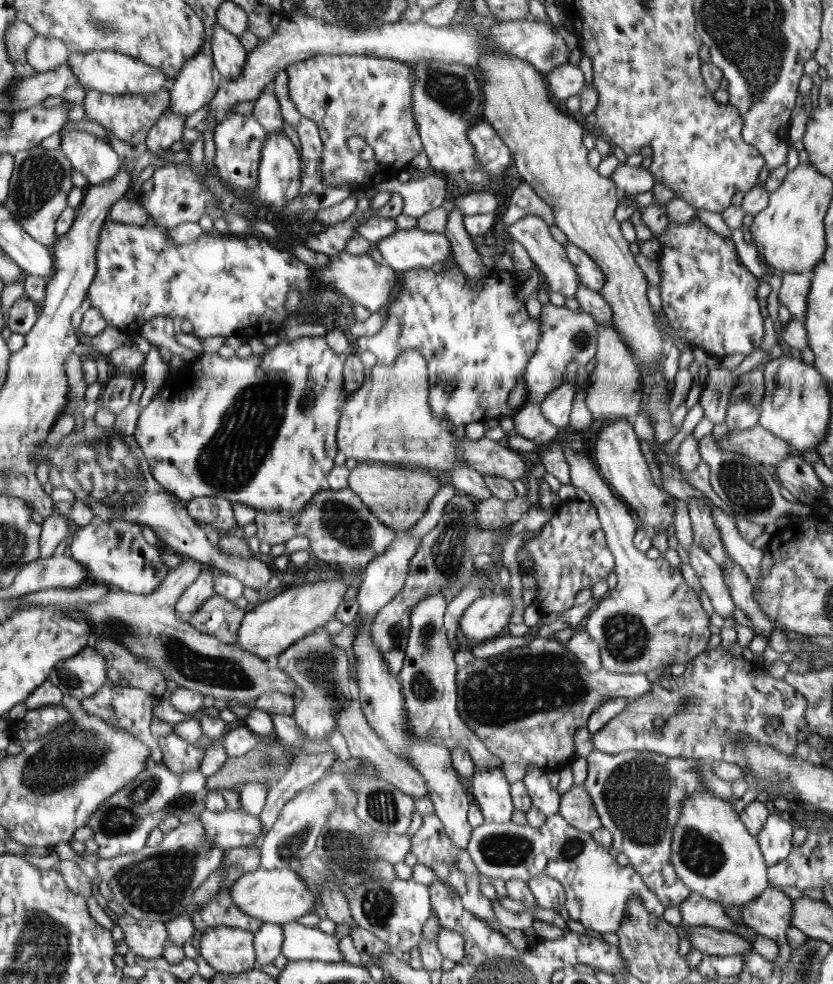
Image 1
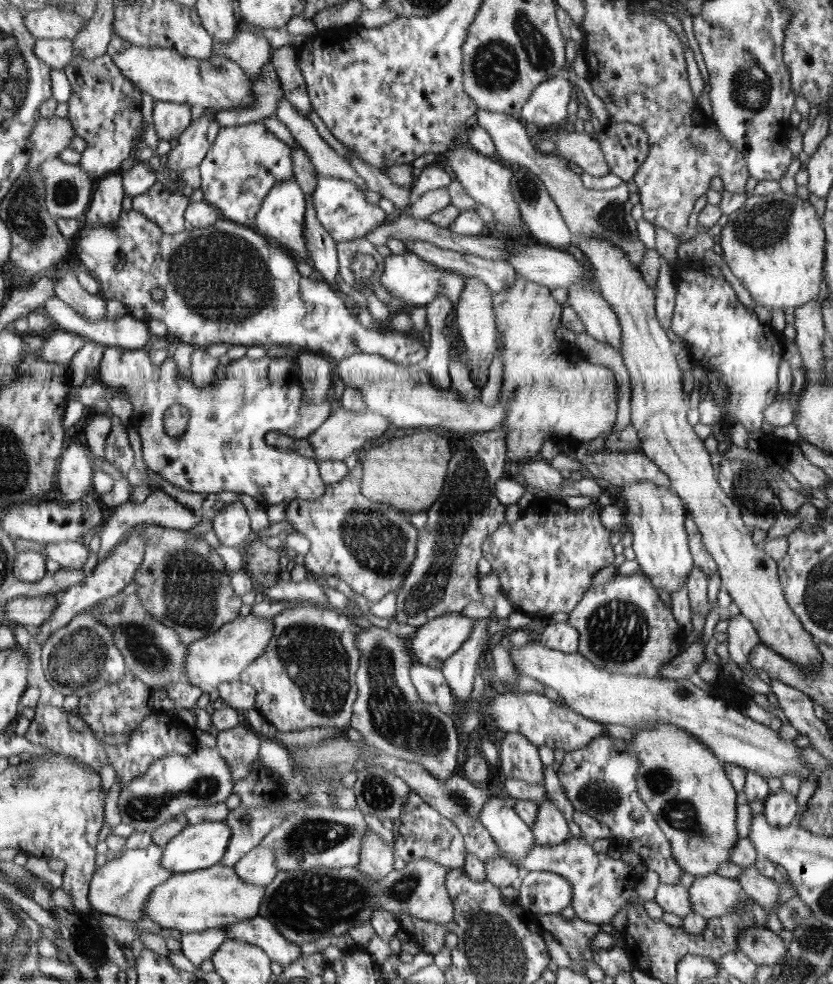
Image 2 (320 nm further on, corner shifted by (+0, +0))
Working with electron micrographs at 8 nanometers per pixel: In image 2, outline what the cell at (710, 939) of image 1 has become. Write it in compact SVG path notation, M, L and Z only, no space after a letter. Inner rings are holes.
M755 926L739 934L738 950L758 966L773 966L786 954L787 948L780 935L776 935L767 927Z

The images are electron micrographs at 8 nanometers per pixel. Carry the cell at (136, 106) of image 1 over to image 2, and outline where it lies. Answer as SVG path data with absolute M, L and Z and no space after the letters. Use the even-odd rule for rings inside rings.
M107 53L94 60L73 58L63 69L71 85L68 104L68 120L74 134L84 139L86 149L81 152L80 167L89 177L105 178L120 170L123 162L132 155L142 136L142 100L140 89L122 76L113 58Z

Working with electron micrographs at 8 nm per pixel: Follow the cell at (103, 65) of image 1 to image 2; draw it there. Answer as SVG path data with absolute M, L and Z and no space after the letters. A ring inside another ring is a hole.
M112 35L107 54L121 70L122 76L132 81L142 92L149 94L155 101L172 102L229 110L252 105L253 81L241 70L241 67L228 58L213 56L206 60L182 56L173 48L139 47L120 35Z

